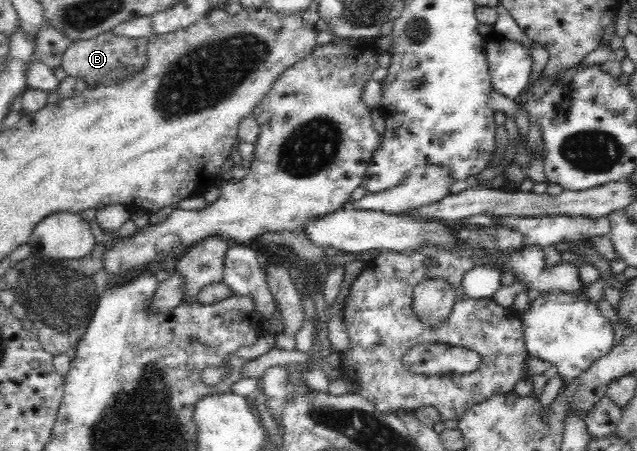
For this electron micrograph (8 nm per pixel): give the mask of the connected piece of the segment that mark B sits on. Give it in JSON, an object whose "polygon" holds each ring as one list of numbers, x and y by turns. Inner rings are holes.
{"polygon":[[112,31,100,33,86,40,72,41,63,51,60,66,69,77,79,77,87,83,87,88,101,86,101,83,113,83,113,79,121,79,121,75,129,75,129,71,137,71,141,63,145,63,145,51,148,38,129,38,115,35]]}

